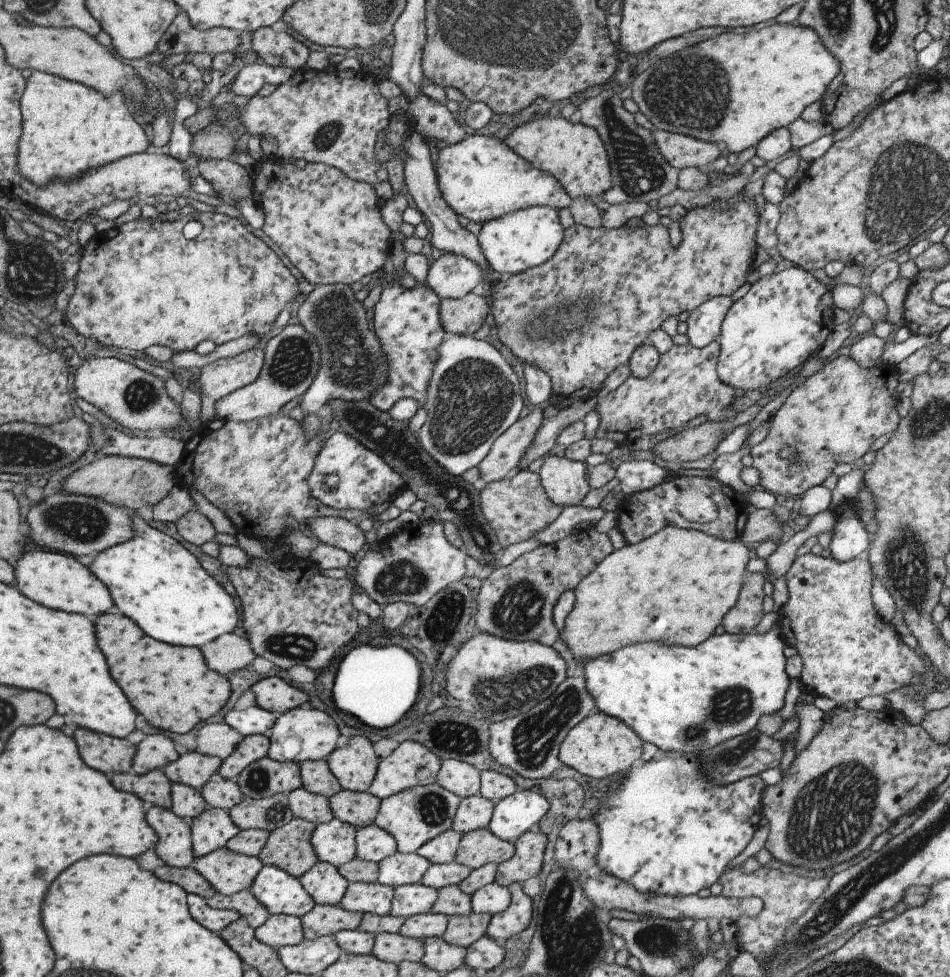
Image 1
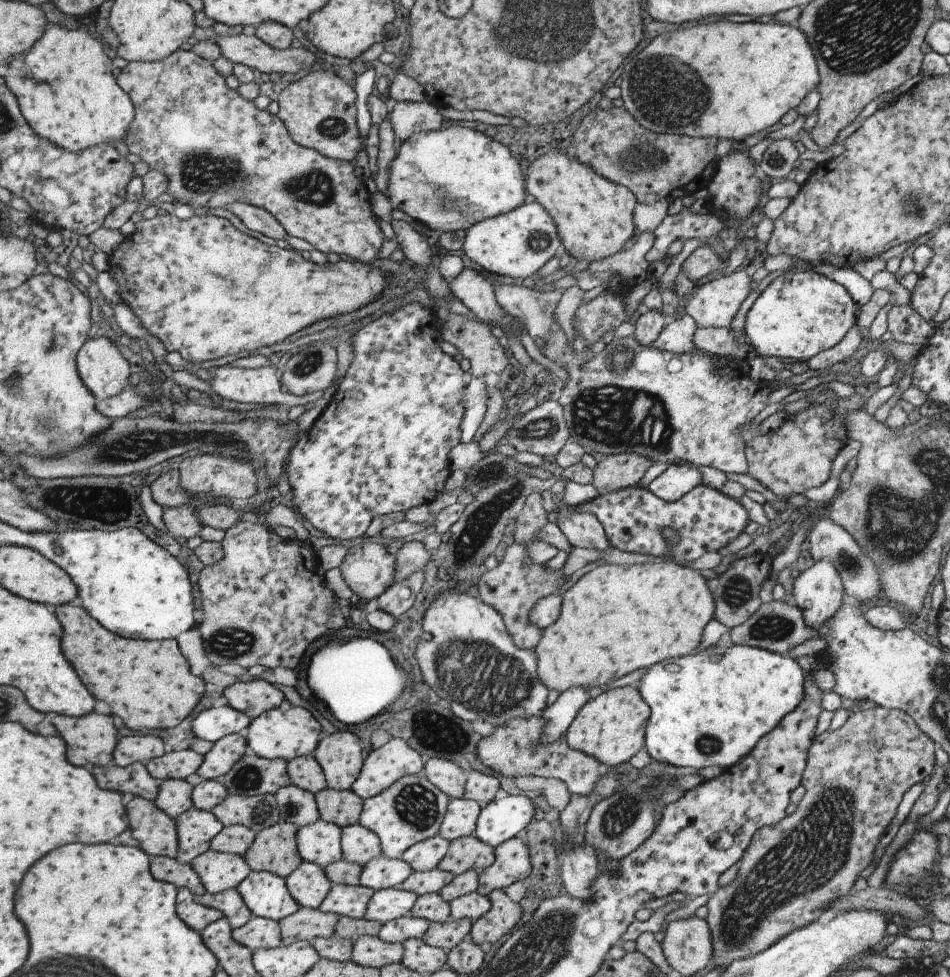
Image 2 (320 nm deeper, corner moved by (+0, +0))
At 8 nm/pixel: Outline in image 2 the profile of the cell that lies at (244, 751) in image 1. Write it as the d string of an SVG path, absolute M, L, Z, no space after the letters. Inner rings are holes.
M233 733L220 738L204 755L206 761L197 774L205 779L219 780L224 774L229 773L233 765L247 752L250 752L250 748L244 734Z

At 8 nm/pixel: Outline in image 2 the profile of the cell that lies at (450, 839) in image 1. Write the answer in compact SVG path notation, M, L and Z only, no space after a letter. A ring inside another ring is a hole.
M439 834L417 843L403 853L401 859L408 862L414 871L432 871L447 856L452 841Z

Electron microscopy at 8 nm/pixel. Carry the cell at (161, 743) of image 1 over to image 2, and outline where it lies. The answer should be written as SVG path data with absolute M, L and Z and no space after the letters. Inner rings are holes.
M151 734L145 736L124 736L119 739L114 752L114 762L120 767L133 765L134 762L145 763L165 754L164 740Z

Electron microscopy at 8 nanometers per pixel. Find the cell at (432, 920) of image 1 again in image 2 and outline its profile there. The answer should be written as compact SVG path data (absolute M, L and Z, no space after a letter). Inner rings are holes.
M406 914L384 923L380 928L379 938L388 943L404 943L410 938L422 939L430 926L430 920Z

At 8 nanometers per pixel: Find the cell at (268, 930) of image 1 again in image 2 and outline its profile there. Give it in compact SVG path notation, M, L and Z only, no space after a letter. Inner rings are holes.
M253 916L245 926L234 929L234 938L253 952L257 949L281 947L283 946L282 924L273 919Z

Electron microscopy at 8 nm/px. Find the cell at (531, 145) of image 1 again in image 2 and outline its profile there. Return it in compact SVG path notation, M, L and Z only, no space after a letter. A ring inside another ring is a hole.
M549 151L547 155L540 156L538 159L535 159L530 163L528 171L526 174L526 194L531 194L534 201L541 204L541 206L547 211L547 214L551 217L553 224L555 225L555 230L560 238L561 250L565 250L567 254L576 261L579 260L588 260L590 263L593 261L600 261L618 253L623 250L624 247L633 240L637 234L635 226L632 221L633 209L636 203L636 198L634 194L624 186L616 185L615 183L609 182L607 179L601 178L595 171L592 171L587 165L583 163L578 163L574 158L569 159L561 151Z

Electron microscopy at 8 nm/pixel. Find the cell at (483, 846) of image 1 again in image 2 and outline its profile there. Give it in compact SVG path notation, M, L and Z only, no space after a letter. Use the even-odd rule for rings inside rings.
M475 835L461 837L452 841L447 856L439 863L438 868L455 876L470 870L481 872L494 864L494 853L492 846Z

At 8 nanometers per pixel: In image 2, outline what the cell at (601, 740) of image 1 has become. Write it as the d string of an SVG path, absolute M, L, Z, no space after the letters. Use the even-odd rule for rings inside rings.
M637 684L611 687L583 704L565 732L567 746L595 757L603 769L623 764L639 752L650 708L636 688Z

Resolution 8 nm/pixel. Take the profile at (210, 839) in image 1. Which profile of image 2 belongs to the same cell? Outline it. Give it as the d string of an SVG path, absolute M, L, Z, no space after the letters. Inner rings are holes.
M193 807L177 818L178 859L192 863L200 854L212 848L211 841L225 828L213 811Z

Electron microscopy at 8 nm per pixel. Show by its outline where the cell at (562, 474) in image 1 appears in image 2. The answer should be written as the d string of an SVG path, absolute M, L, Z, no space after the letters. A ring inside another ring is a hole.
M558 497L556 505L562 505L557 514L559 530L567 539L569 547L607 550L610 542L604 533L601 523L591 513L575 513L575 507L567 507Z

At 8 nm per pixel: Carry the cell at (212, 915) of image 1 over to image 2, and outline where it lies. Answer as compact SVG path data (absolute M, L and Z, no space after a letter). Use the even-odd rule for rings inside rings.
M187 887L179 889L178 900L179 916L183 918L183 922L187 922L187 926L191 926L197 932L201 933L206 926L225 917L223 911L203 906L203 903L197 902L196 895Z

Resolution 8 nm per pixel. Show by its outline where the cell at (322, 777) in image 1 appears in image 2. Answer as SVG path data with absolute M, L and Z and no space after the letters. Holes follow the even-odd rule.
M313 755L288 761L288 773L293 785L311 792L319 793L328 788L322 764Z

